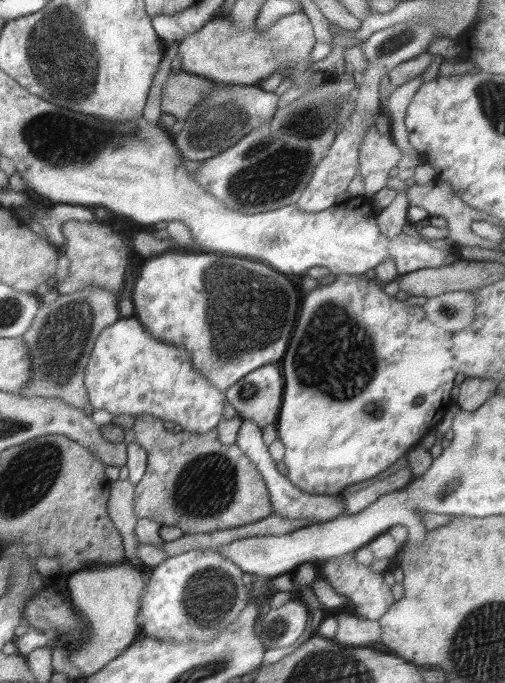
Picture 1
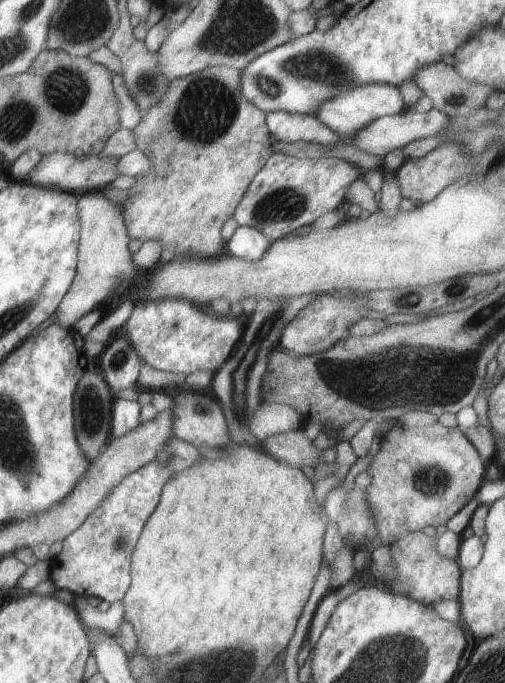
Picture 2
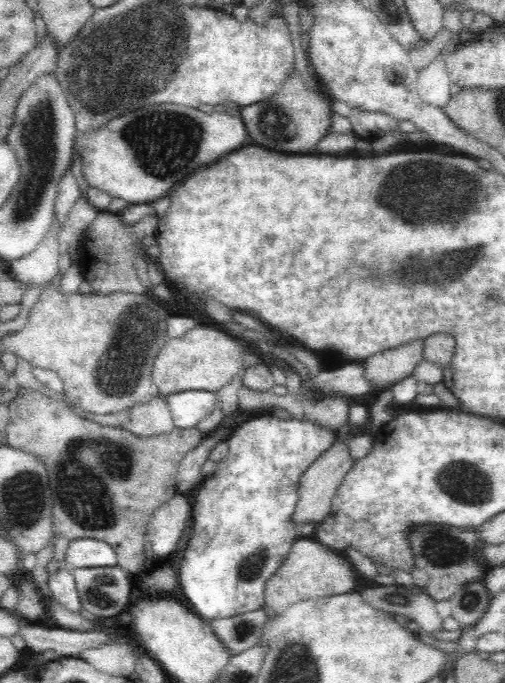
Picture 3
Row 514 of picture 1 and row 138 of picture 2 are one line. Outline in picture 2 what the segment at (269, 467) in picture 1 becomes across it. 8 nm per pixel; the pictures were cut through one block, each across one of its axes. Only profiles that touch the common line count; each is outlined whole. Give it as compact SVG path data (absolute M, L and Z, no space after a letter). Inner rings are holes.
M270 111L266 113L266 124L272 136L284 142L304 141L321 145L341 142L340 136L314 115Z

